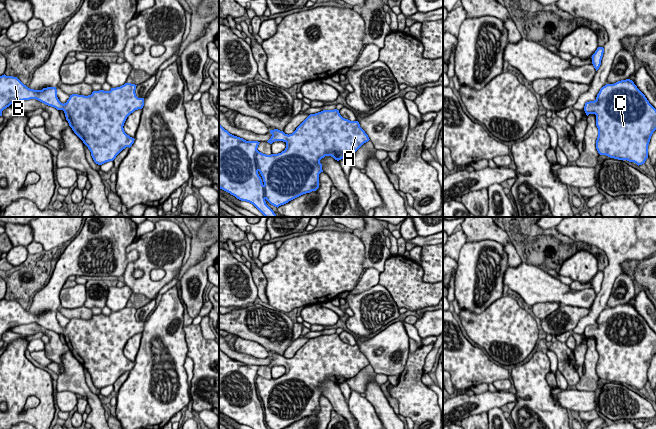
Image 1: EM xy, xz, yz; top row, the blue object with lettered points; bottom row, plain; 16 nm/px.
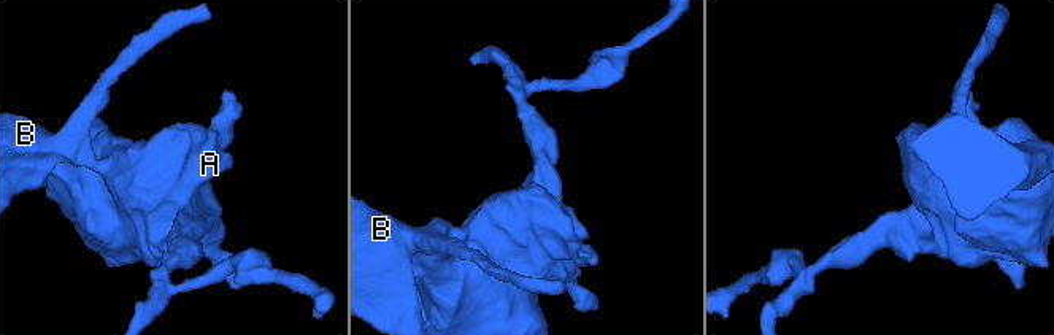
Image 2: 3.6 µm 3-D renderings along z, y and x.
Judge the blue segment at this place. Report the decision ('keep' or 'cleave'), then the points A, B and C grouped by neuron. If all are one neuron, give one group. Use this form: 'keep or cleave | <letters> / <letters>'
keep | A B C

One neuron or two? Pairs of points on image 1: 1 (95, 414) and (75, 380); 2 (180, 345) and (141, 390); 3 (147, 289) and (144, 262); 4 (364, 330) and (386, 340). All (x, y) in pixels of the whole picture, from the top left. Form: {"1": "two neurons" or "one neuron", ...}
{"1": "one neuron", "2": "one neuron", "3": "one neuron", "4": "two neurons"}

